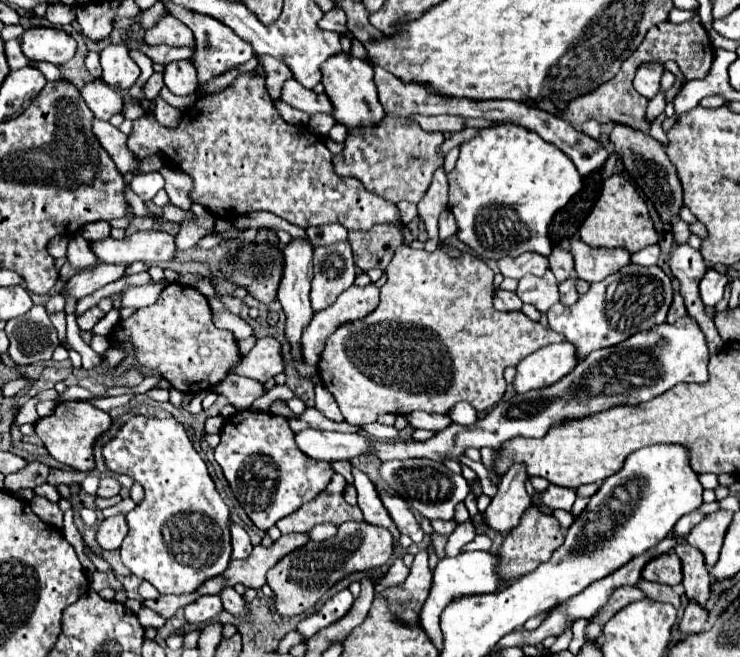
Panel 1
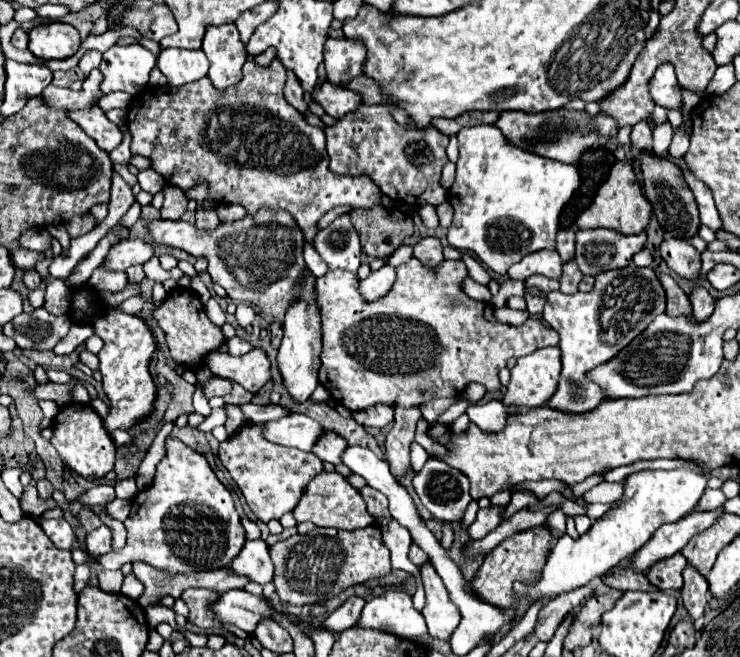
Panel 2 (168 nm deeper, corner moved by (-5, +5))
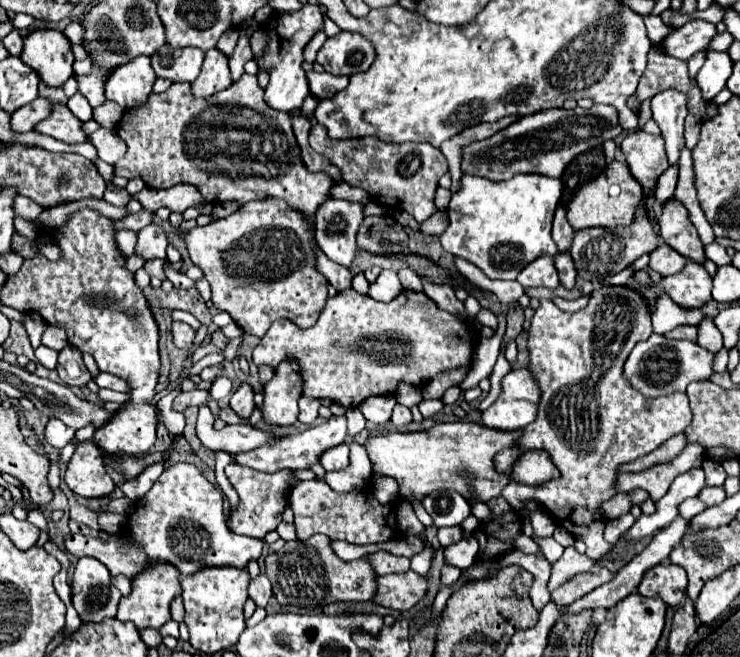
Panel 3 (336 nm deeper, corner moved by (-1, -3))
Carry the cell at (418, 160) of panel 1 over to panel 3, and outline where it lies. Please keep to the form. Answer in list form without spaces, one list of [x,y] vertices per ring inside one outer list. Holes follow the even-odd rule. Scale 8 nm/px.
[[[312,125],[310,147],[330,159],[330,163],[342,171],[346,183],[364,187],[380,205],[388,205],[394,211],[406,211],[418,223],[426,221],[438,211],[434,205],[434,193],[438,187],[438,179],[448,171],[448,163],[440,149],[432,147],[430,143],[390,145],[380,141],[378,137],[334,141],[328,137],[322,125]]]

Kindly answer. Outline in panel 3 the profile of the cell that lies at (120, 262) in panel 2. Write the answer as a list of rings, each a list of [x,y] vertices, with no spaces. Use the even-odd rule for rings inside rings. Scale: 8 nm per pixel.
[[[150,223],[148,227],[144,227],[138,233],[138,245],[136,245],[136,253],[142,255],[146,261],[152,257],[160,257],[166,259],[166,247],[168,247],[168,239],[166,233],[160,225]]]

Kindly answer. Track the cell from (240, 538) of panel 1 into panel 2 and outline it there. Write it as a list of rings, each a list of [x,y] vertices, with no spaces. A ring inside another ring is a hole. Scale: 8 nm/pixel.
[[[246,539],[246,547],[242,547],[238,557],[234,559],[232,569],[242,575],[248,575],[252,581],[260,585],[266,585],[268,581],[272,581],[274,573],[268,545],[262,539]]]

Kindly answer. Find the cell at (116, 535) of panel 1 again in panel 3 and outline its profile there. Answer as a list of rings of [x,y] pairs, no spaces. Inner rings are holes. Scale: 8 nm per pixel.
[[[82,557],[72,575],[72,605],[82,623],[114,617],[122,593],[110,583],[110,571],[98,559]]]

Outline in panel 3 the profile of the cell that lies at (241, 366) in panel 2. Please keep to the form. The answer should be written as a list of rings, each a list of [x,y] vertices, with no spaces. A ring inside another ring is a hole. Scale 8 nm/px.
[[[242,383],[238,391],[230,397],[230,409],[240,415],[242,419],[248,419],[254,411],[254,391],[248,383]]]

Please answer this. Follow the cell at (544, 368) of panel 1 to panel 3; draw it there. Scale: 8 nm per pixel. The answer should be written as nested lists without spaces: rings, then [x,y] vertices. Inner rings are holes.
[[[510,371],[502,379],[498,399],[482,413],[480,423],[498,431],[516,431],[536,419],[538,413],[538,385],[530,371]]]

